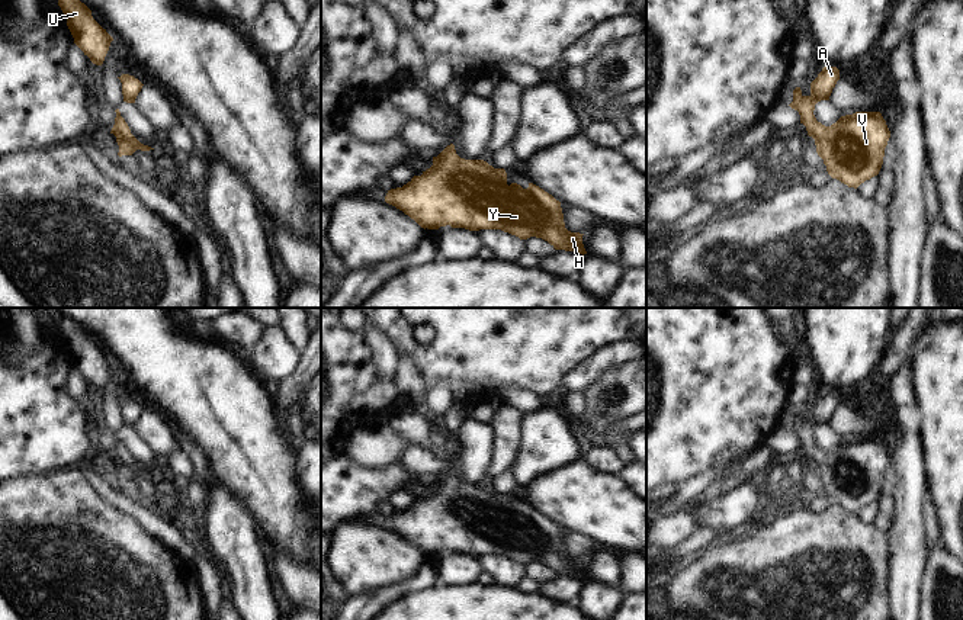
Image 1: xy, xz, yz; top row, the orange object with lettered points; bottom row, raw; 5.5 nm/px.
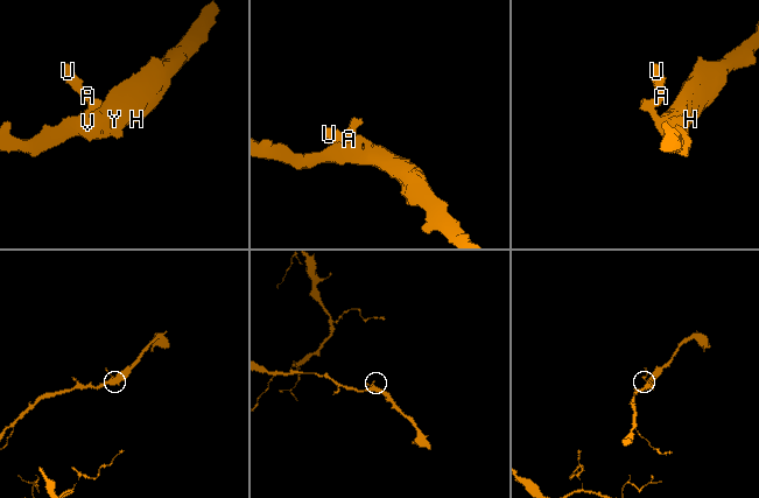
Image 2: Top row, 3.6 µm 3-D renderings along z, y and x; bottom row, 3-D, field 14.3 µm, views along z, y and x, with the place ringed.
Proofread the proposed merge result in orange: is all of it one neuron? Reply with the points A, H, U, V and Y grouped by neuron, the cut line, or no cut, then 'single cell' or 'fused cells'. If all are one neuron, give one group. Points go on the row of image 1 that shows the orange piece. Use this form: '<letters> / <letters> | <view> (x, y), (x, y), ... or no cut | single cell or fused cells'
A H U V Y | no cut | single cell

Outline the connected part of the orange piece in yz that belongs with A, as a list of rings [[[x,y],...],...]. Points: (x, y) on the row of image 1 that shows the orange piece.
[[[824,67],[810,83],[810,94],[803,96],[800,87],[796,87],[789,106],[799,112],[800,123],[815,139],[816,152],[824,160],[828,174],[857,189],[879,174],[890,131],[880,112],[845,115],[831,126],[818,122],[813,115],[815,105],[829,100],[838,80],[837,67]]]

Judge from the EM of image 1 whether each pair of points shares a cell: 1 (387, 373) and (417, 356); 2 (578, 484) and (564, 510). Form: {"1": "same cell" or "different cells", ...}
{"1": "different cells", "2": "same cell"}

